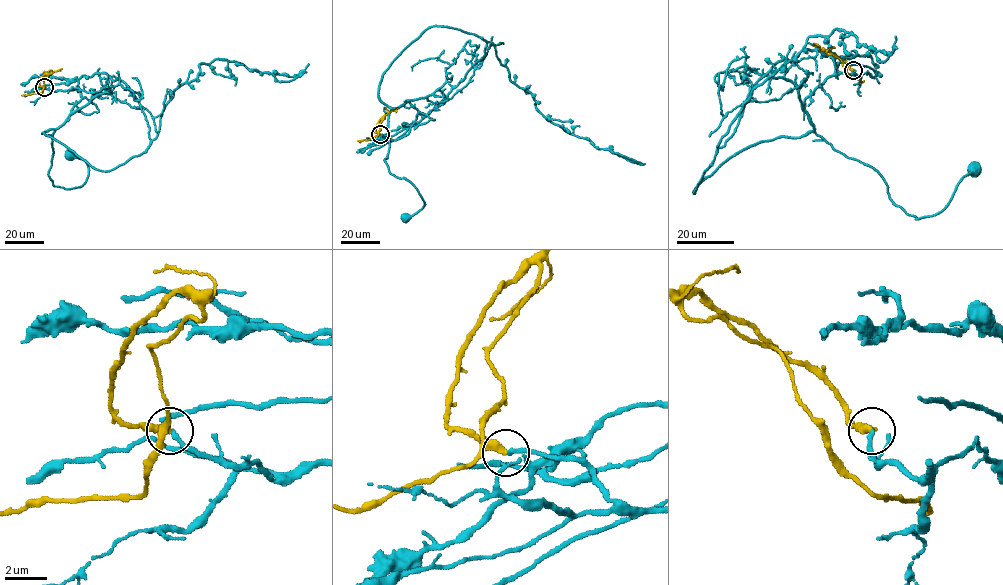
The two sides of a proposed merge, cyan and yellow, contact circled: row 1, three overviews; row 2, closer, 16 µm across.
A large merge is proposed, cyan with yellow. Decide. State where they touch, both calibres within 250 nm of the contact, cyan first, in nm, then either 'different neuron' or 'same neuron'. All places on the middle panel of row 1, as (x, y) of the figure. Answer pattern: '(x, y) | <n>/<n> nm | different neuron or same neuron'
(380, 134) | 200/280 nm | same neuron

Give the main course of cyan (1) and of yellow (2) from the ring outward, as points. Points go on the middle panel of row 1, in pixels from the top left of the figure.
1: (381, 135), (406, 135), (418, 111), (407, 102), (388, 118), (385, 163), (424, 203), (404, 216)
2: (381, 135), (375, 129), (383, 117), (377, 136), (360, 142)

